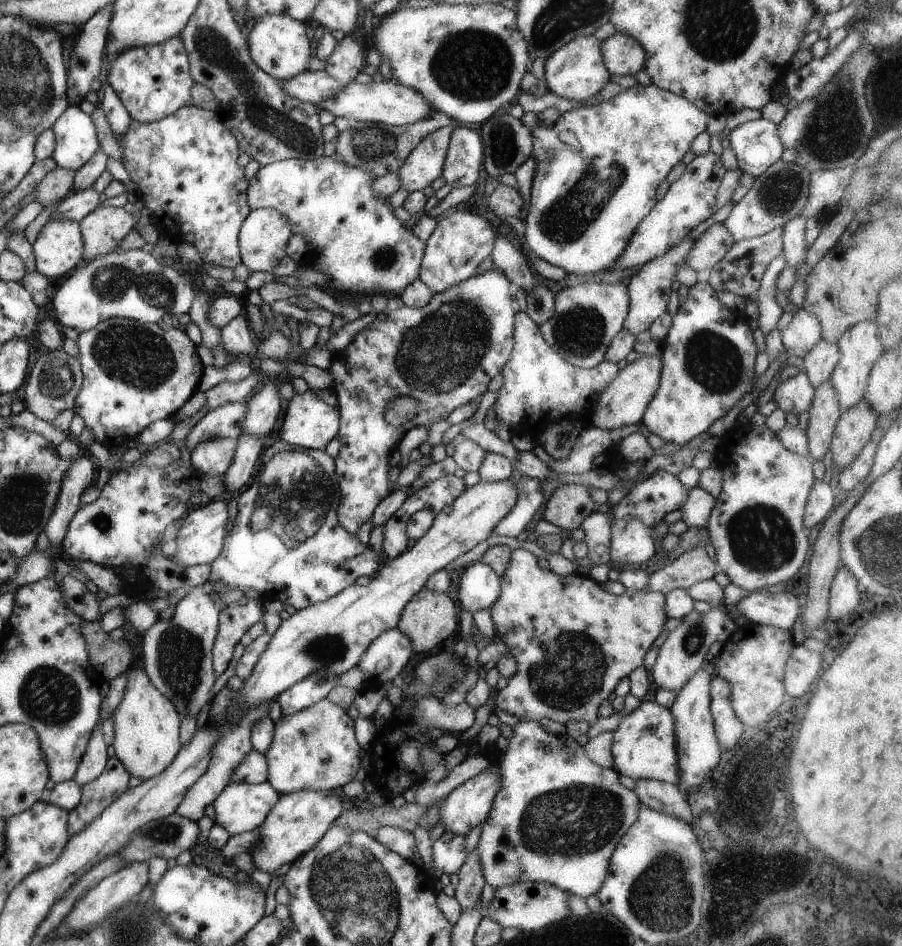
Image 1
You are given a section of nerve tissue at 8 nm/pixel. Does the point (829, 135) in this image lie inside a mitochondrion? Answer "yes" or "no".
yes

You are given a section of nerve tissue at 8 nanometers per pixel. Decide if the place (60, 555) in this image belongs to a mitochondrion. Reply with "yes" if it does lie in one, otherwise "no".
no

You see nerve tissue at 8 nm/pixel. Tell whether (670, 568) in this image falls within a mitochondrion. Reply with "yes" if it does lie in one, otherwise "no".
no

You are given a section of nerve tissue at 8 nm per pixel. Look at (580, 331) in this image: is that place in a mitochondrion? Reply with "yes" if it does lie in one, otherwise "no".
yes

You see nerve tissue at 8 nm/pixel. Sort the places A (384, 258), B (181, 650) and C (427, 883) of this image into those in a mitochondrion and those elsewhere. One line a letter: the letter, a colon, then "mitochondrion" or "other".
A: mitochondrion
B: mitochondrion
C: other

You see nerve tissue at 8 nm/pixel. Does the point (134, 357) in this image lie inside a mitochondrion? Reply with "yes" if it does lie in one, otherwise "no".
yes

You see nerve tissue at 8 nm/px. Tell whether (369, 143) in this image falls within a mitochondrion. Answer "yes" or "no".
yes

